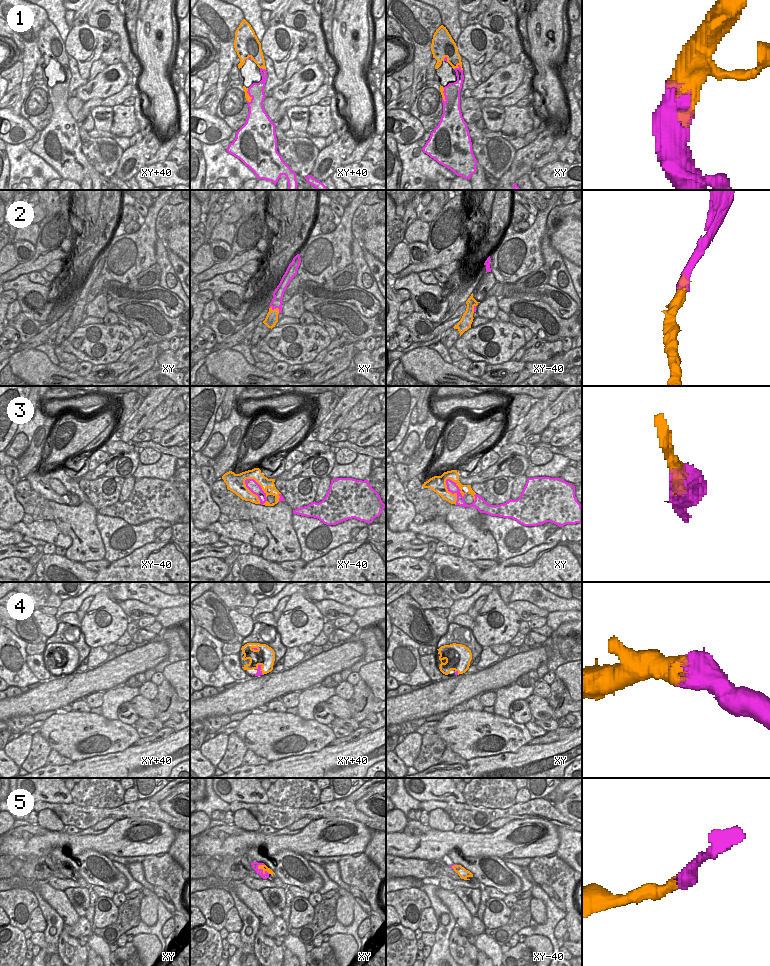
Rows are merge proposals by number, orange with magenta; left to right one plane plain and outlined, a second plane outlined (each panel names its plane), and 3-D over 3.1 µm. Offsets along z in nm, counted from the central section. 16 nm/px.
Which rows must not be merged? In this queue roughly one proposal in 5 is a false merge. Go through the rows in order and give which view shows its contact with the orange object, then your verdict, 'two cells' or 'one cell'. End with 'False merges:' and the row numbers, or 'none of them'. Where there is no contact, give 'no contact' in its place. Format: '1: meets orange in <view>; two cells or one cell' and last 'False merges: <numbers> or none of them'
1: meets orange in xy+40; one cell
2: meets orange in xy; one cell
3: meets orange in xy; one cell
4: meets orange in xy+40; one cell
5: meets orange in xy; one cell
False merges: none of them

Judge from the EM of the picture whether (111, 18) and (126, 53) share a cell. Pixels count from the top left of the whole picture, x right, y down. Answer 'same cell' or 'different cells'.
same cell

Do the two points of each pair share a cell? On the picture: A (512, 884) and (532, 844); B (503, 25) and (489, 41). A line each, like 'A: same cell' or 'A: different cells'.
A: different cells
B: different cells

